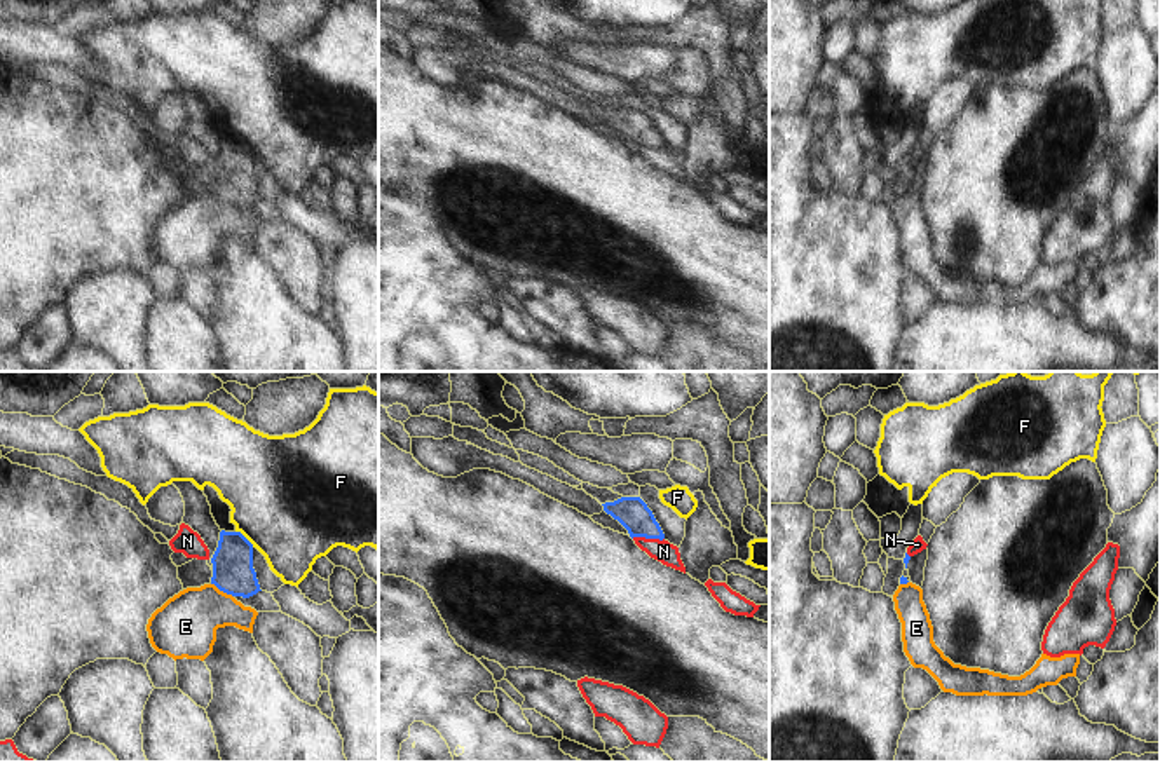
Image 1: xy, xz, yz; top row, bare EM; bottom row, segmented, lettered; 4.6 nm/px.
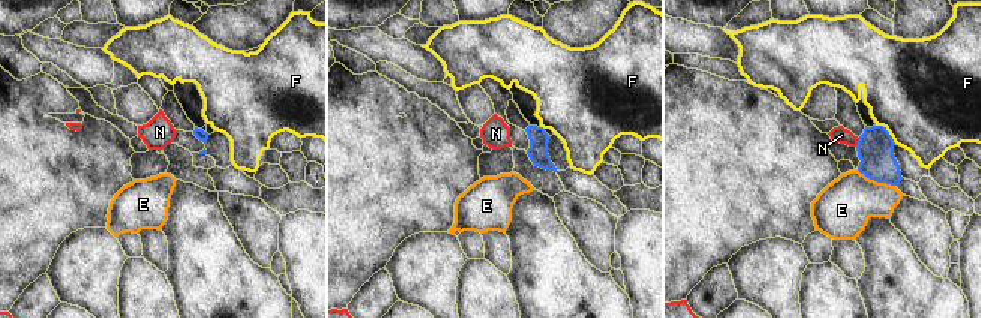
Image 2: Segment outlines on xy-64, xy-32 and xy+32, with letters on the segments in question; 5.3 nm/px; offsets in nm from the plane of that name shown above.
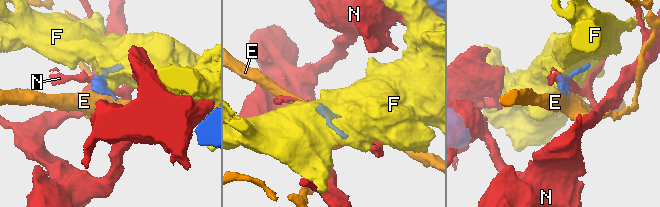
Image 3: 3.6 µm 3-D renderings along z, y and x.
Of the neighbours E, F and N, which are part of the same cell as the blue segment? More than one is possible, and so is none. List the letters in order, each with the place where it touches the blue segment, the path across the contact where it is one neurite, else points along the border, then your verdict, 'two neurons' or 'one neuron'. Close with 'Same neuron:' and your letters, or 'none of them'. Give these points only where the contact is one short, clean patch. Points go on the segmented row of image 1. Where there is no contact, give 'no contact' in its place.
E: xy (222, 590) | along xy (211, 583), (232, 597) | two neurons
F: xy (245, 537) | two neurons
N: xz (648, 537) | along xz (632, 537), (663, 539) | two neurons
Same neuron: none of them

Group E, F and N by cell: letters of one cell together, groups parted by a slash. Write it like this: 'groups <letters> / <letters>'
groups E / F / N

